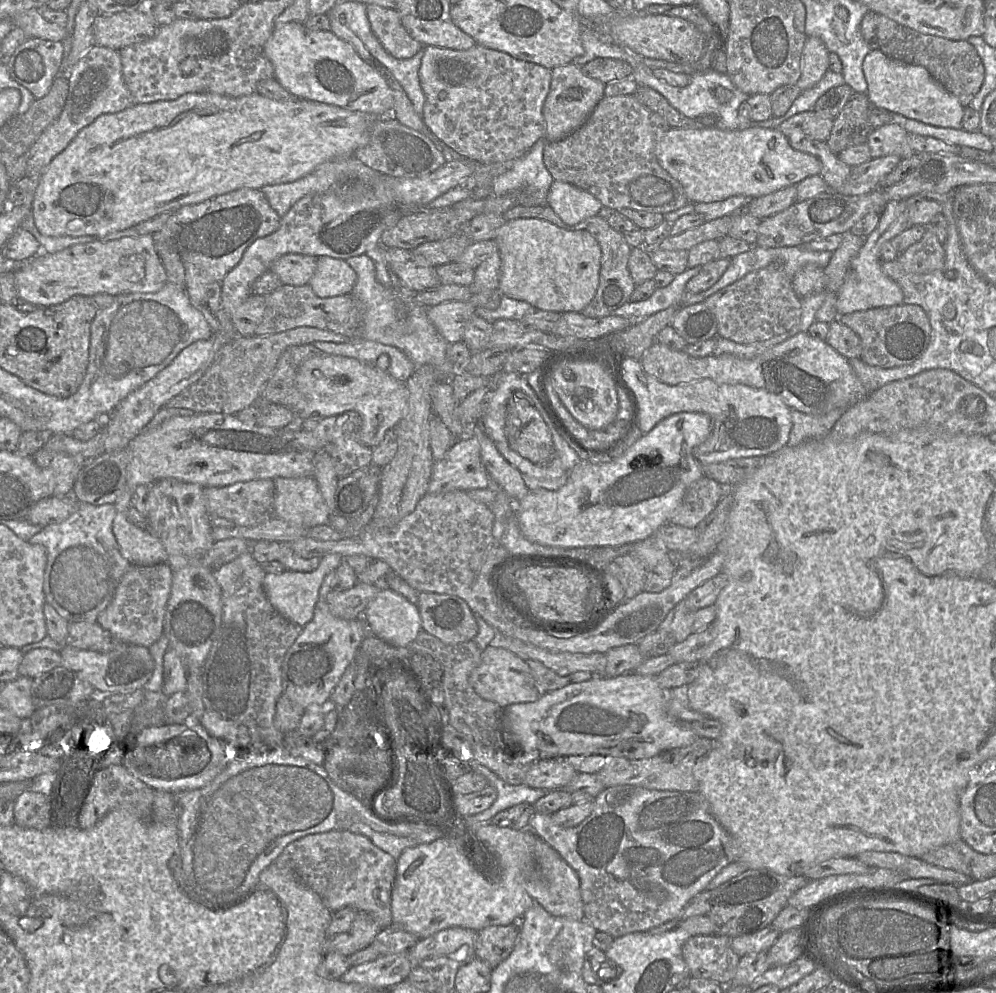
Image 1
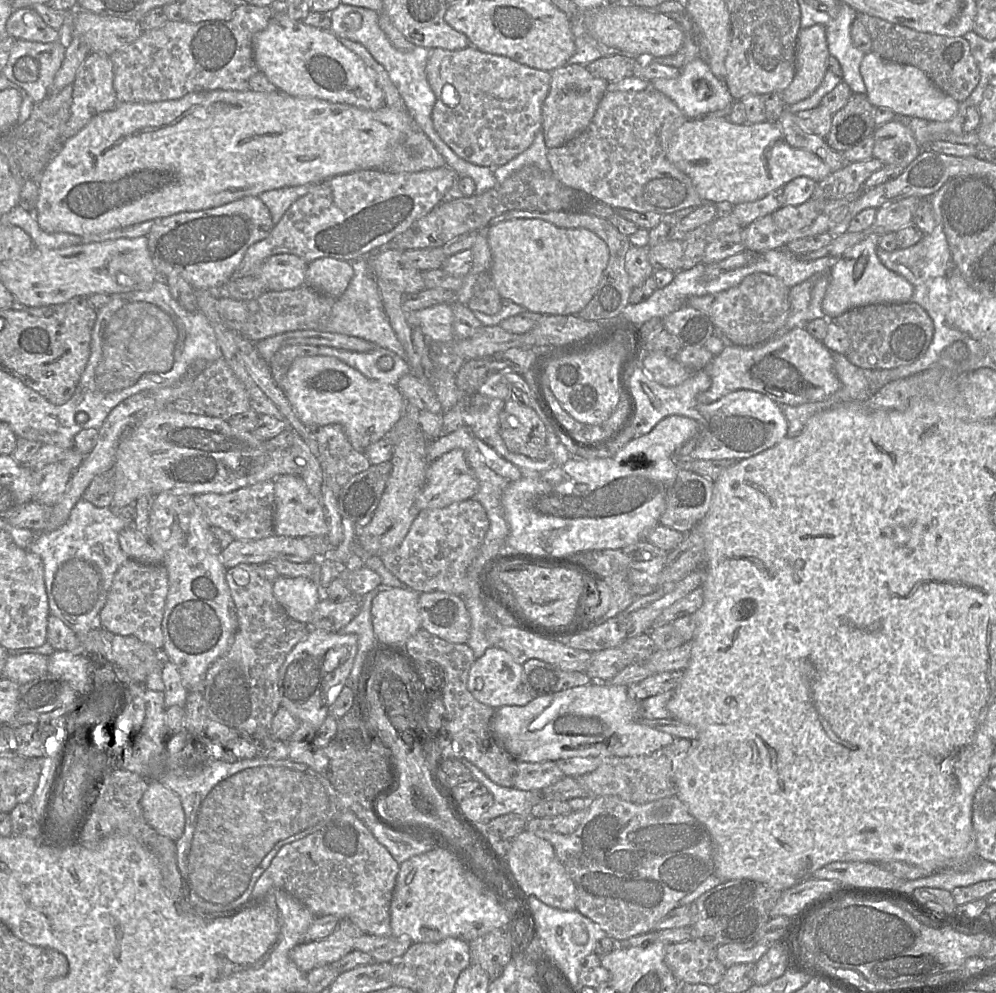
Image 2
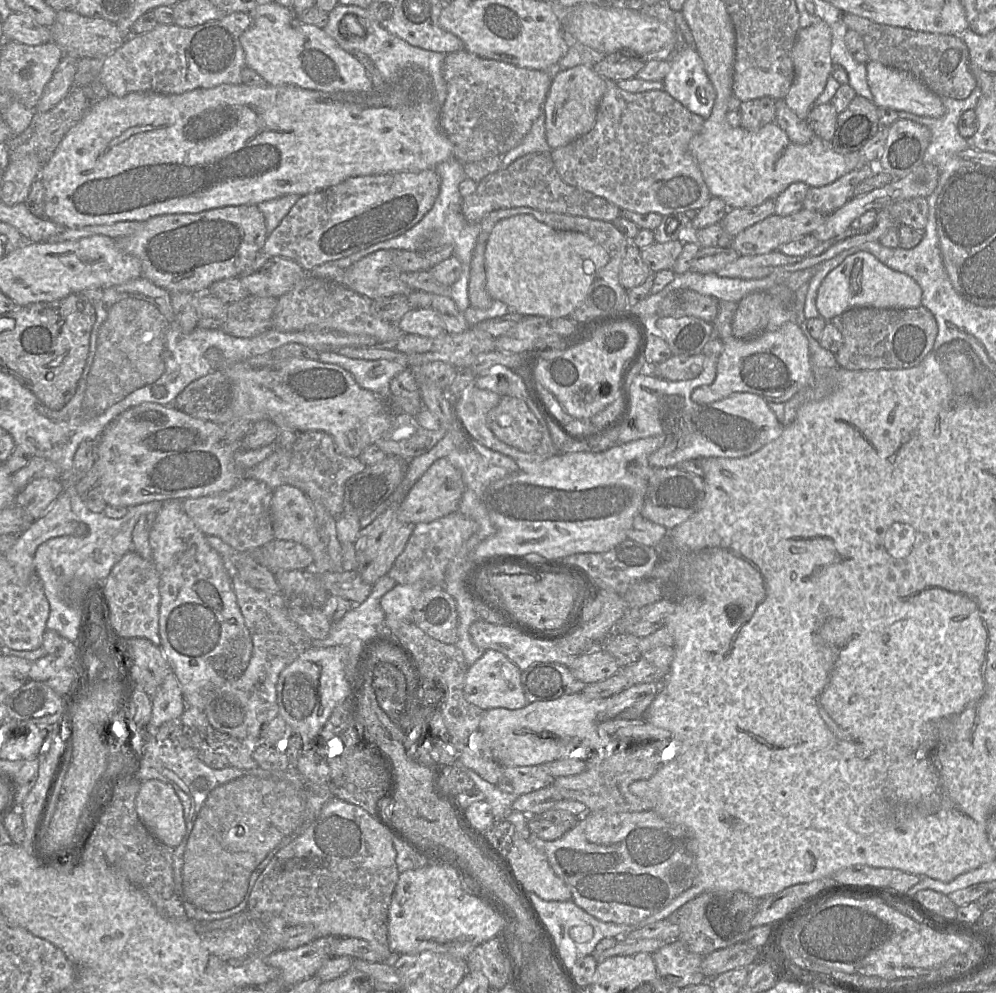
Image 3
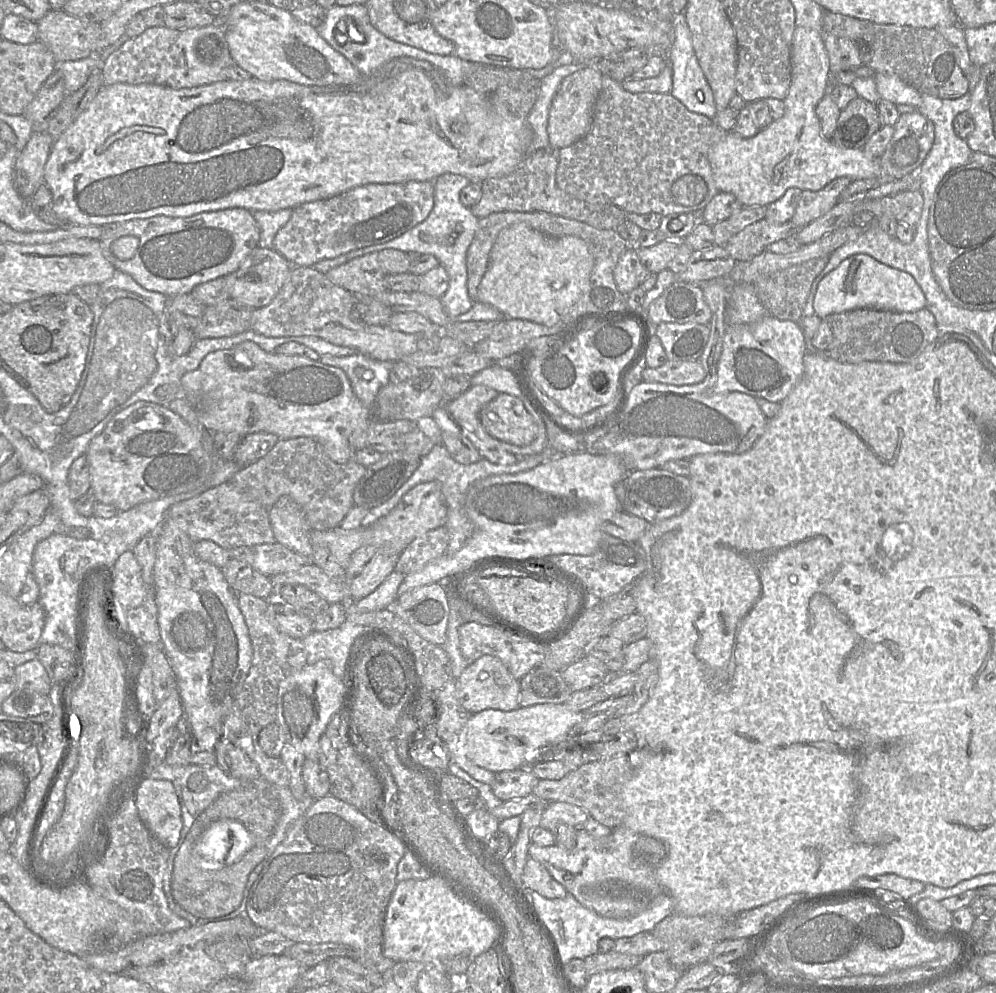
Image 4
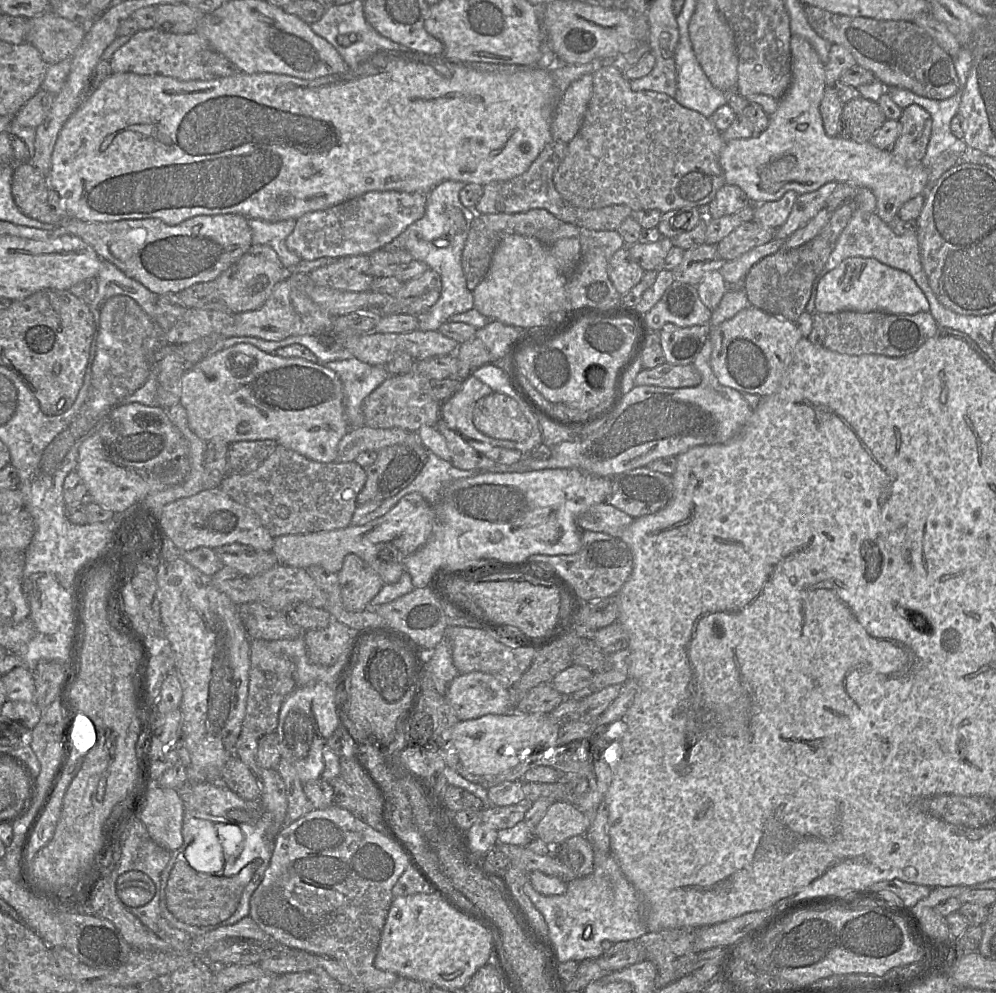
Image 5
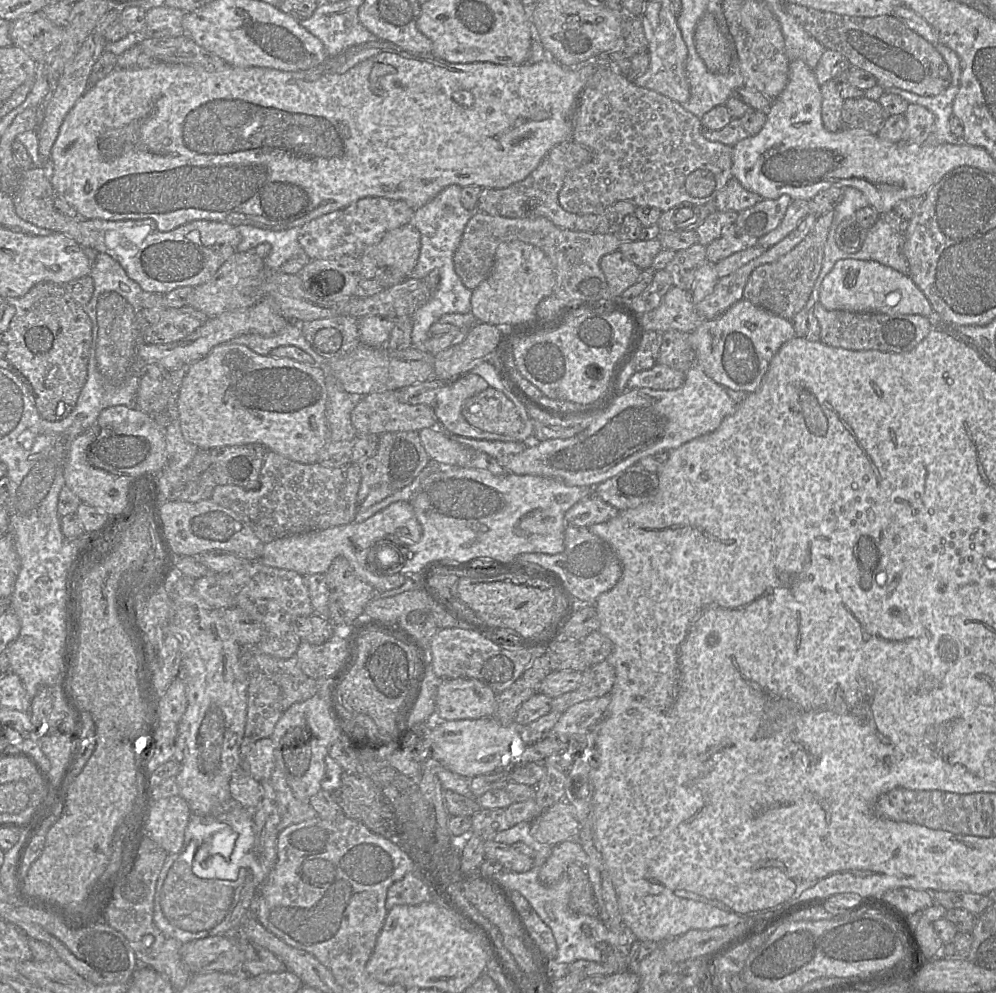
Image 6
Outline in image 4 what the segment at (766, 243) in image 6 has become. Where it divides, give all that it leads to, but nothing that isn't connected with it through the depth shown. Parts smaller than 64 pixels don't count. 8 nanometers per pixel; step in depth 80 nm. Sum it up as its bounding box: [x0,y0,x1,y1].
[791,177,852,229]

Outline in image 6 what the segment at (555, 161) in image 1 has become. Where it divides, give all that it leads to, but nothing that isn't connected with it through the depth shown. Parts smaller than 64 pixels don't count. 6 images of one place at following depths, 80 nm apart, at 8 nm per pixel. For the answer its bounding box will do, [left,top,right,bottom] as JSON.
[558,64,733,214]

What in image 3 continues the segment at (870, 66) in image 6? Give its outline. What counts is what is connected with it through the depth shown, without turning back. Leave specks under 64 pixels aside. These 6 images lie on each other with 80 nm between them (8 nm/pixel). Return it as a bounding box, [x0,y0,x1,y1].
[843,14,978,100]

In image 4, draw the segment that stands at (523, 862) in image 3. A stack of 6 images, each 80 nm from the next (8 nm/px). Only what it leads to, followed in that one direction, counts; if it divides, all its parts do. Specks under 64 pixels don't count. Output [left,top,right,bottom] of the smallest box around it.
[521,858,568,899]

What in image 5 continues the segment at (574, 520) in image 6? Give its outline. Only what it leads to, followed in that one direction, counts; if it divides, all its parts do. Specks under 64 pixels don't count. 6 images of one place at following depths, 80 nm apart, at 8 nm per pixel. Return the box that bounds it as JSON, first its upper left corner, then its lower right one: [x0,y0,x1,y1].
[577,502,634,538]

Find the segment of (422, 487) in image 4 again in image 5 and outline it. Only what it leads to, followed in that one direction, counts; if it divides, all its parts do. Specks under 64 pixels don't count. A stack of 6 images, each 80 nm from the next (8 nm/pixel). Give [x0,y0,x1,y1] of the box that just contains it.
[271,492,433,584]

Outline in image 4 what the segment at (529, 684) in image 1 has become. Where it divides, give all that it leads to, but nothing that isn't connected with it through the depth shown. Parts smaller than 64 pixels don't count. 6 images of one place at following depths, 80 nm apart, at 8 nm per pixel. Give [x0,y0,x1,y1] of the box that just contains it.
[456,655,520,714]

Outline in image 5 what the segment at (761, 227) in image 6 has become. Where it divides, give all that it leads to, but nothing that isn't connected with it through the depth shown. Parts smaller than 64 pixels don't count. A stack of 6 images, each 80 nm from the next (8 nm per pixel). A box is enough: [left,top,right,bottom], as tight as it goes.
[753,191,798,229]

